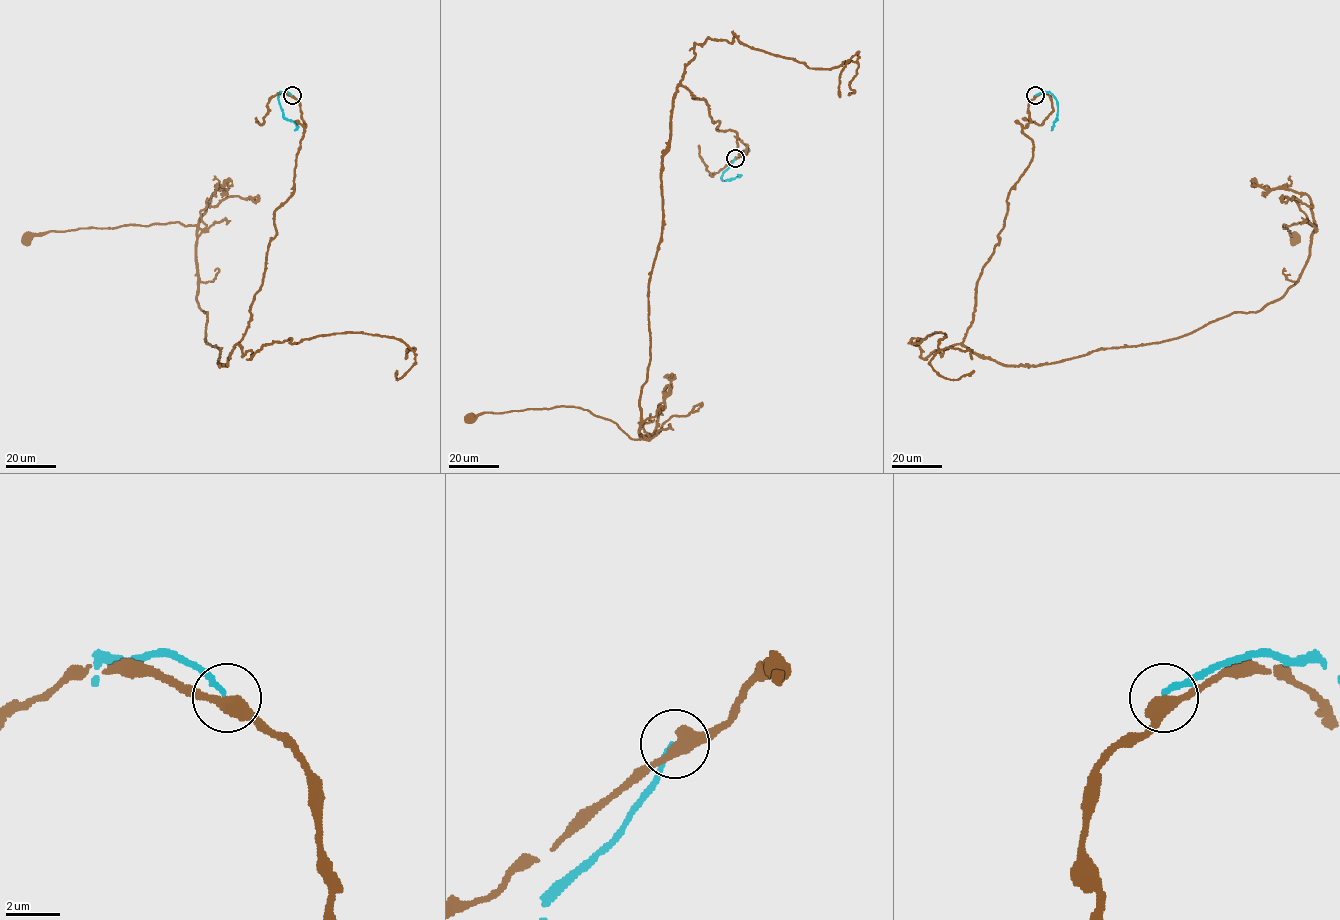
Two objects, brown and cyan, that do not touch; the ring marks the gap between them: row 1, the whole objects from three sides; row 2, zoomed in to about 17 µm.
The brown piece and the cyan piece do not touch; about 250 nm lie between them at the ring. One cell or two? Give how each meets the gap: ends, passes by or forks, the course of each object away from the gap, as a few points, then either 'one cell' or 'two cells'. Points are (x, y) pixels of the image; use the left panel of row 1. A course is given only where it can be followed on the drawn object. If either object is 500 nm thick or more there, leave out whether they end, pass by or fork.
brown passes by; cyan ends there; brown runs (292, 96), (305, 124), (294, 190), (275, 211), (260, 289), (227, 366), (196, 298), (197, 226), (27, 237); cyan runs (291, 95), (280, 92), (278, 99), (283, 116), (295, 124), (294, 130); two cells

